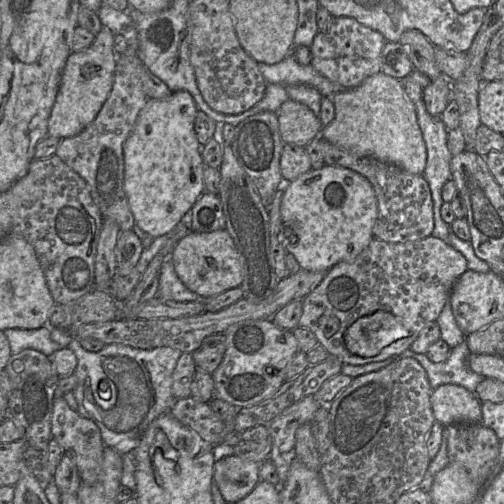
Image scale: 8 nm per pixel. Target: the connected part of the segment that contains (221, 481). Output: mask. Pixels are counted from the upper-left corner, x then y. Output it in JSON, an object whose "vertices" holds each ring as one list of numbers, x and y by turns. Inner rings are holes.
{"vertices":[[236,455,219,458,214,464,213,480,227,503,247,497,259,481,260,464]]}

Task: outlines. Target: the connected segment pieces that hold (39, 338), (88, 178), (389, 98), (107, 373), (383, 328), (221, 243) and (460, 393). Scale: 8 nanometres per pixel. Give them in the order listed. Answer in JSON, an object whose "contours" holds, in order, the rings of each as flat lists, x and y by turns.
{"contours":[[[48,325,32,330,9,328,3,331,9,342,11,354,17,354,24,349,34,349,47,357,62,348,51,340,50,332,51,327]],[[115,70,111,92,94,121,79,134,62,139,55,152,85,180,103,219,113,221,120,231,132,230,135,224,124,191,123,146,147,101,148,97,135,75]],[[382,71,367,77,354,88,346,88,332,96,335,117,327,126,323,126,321,137,349,152,368,157,385,164,394,165,404,171,422,175,427,161,426,145,420,130,415,104,406,96,399,79,386,75]],[[73,338,69,347,77,357,74,375,77,386,72,391,78,403,78,413,98,426,105,446,114,448,123,456,132,456,150,424,160,415,169,411,175,399,172,384,173,372,182,352,171,347,143,350,126,344,105,344,98,352,84,349,78,339]],[[433,236,405,243,373,239,355,259,328,270,316,289,303,298,299,326,312,331,319,344,343,364,365,365,383,361,409,349,421,331,429,323,436,322,454,285,467,270,465,257,449,243]],[[226,229,186,234,173,249,171,259,181,282,201,298,211,298,240,287,244,279,241,255]],[[456,384,433,389,431,406,435,420,444,426,453,423,481,423,481,402,475,393]]]}

